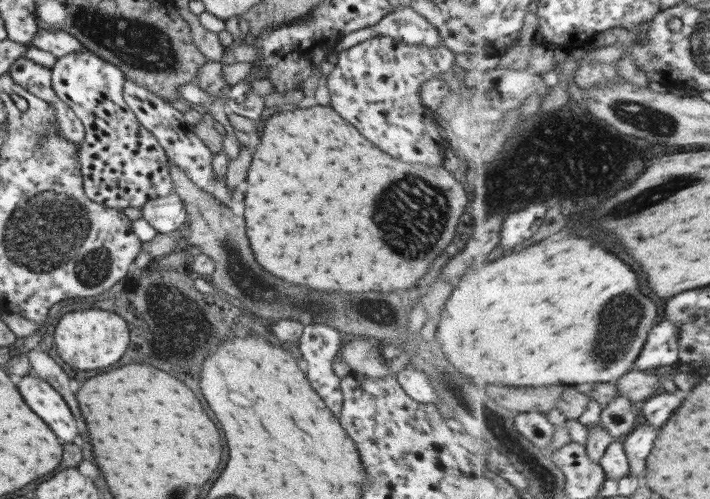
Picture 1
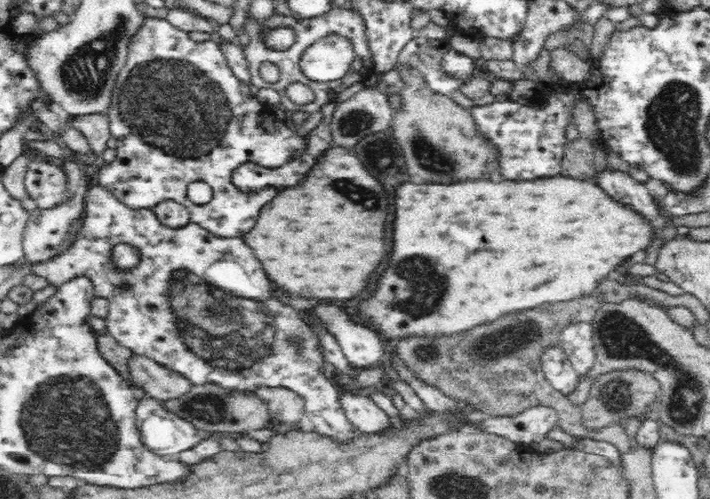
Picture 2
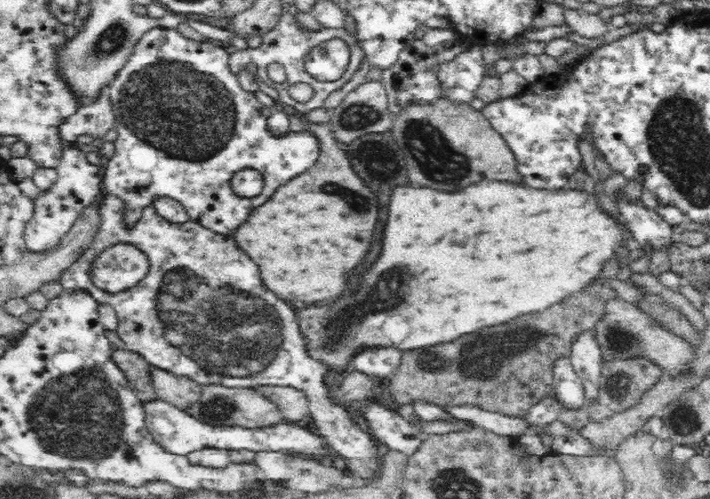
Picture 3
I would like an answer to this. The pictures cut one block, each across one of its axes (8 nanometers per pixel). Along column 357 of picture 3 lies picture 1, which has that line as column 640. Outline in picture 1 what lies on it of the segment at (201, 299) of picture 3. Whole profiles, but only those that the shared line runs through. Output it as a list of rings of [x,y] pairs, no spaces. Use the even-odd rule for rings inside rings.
[[[647,421],[622,439],[631,466],[630,475],[633,478],[644,478],[647,458],[655,448],[657,436],[659,436],[659,430]]]

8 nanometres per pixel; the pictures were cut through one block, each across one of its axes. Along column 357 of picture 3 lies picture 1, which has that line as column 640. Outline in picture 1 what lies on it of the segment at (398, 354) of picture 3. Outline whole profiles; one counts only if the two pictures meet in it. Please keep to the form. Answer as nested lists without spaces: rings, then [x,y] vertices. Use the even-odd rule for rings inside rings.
[[[666,311],[663,320],[660,320],[659,324],[651,329],[646,346],[643,348],[641,355],[639,355],[637,362],[635,362],[634,368],[631,368],[631,370],[644,371],[657,367],[675,367],[680,364],[679,348],[681,348],[681,345],[679,345],[679,340],[681,340],[681,335],[679,335],[679,332],[677,323],[668,318]]]

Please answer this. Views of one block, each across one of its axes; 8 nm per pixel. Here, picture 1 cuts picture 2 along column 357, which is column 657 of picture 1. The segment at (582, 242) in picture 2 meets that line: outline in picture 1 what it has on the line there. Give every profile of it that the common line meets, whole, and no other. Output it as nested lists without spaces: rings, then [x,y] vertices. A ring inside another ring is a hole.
[[[567,236],[561,242],[539,242],[527,250],[509,254],[497,262],[477,268],[469,268],[461,280],[457,282],[457,286],[451,290],[449,300],[445,302],[441,314],[439,314],[439,322],[437,324],[437,338],[441,344],[441,350],[445,354],[445,358],[449,360],[449,364],[461,372],[471,384],[503,384],[503,386],[574,386],[576,384],[587,384],[587,382],[613,382],[615,383],[621,377],[634,368],[639,355],[646,346],[651,329],[657,322],[659,316],[659,308],[657,304],[647,298],[641,290],[639,290],[639,278],[637,272],[625,264],[621,258],[617,258],[615,254],[607,252],[603,244],[593,244],[591,238],[579,238],[579,236]]]

